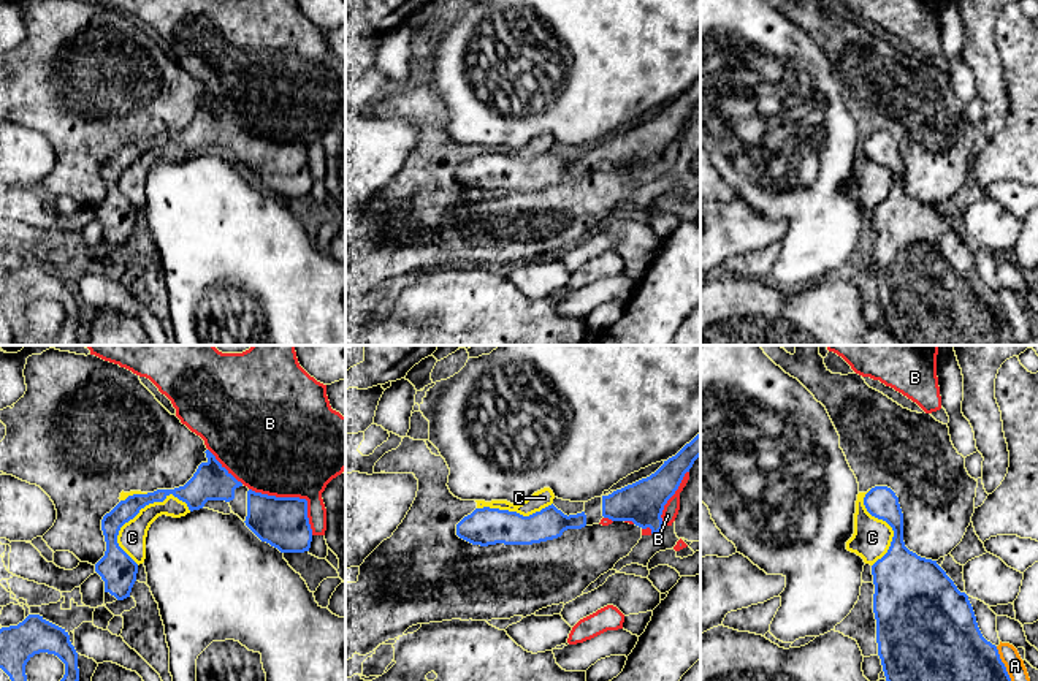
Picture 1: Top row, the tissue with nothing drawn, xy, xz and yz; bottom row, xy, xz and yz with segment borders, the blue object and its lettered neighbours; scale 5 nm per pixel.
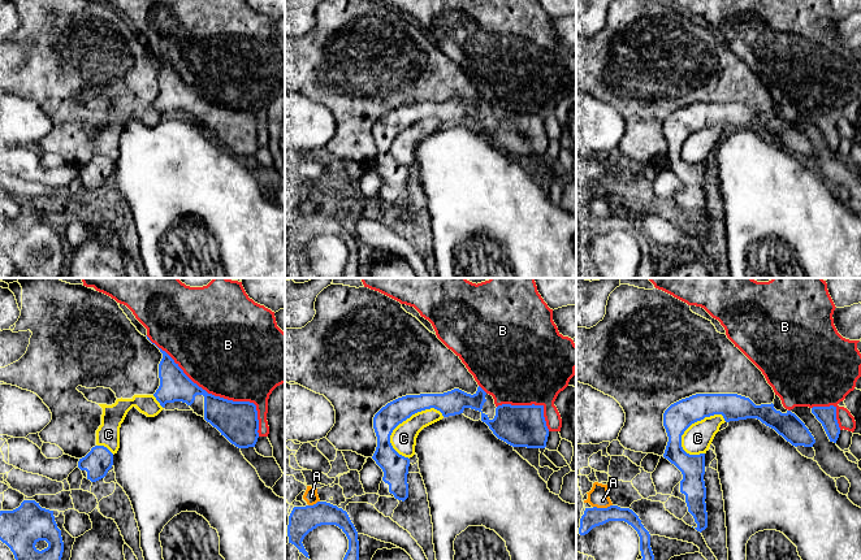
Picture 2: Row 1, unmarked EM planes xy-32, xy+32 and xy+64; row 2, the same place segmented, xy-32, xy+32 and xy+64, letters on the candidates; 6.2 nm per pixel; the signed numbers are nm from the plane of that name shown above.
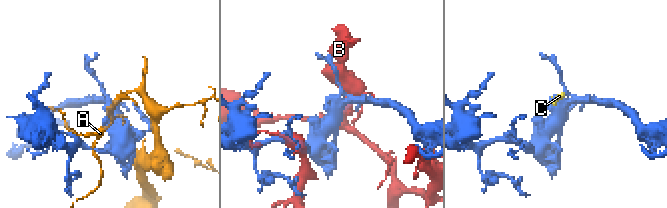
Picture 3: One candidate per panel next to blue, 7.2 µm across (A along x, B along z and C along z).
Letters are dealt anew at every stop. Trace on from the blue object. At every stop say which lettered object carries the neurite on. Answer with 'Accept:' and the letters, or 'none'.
Accept: none

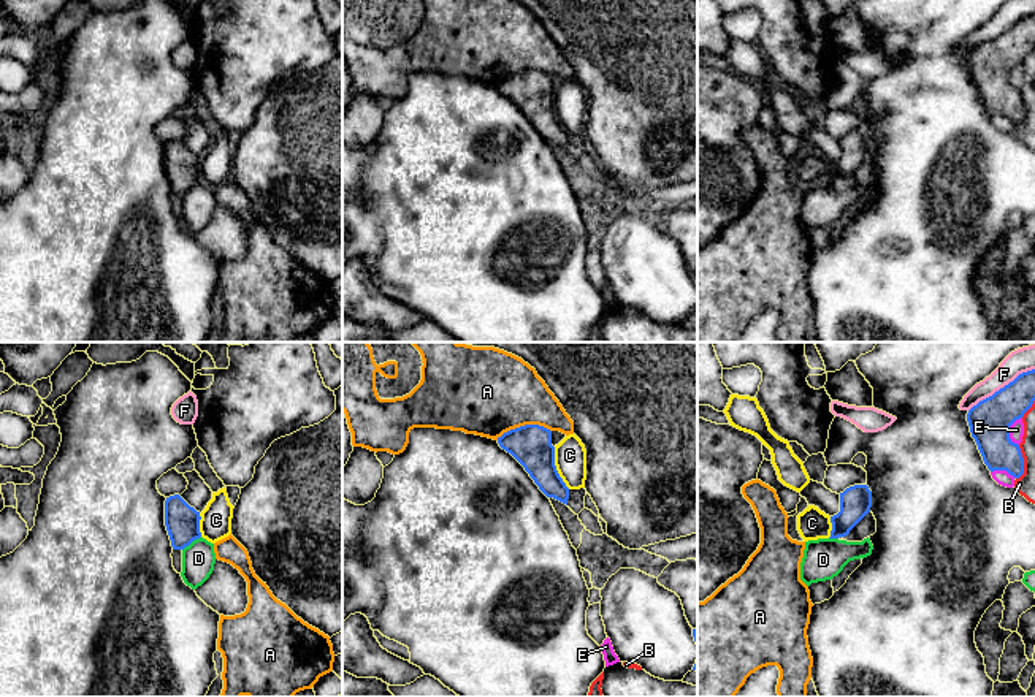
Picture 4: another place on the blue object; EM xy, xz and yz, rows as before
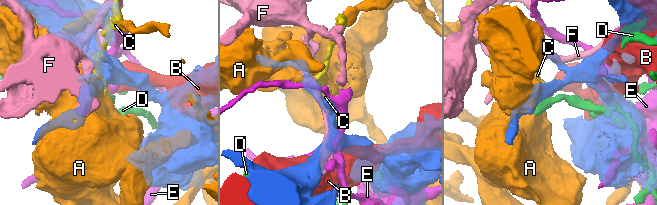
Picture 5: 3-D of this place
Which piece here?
Accept: none

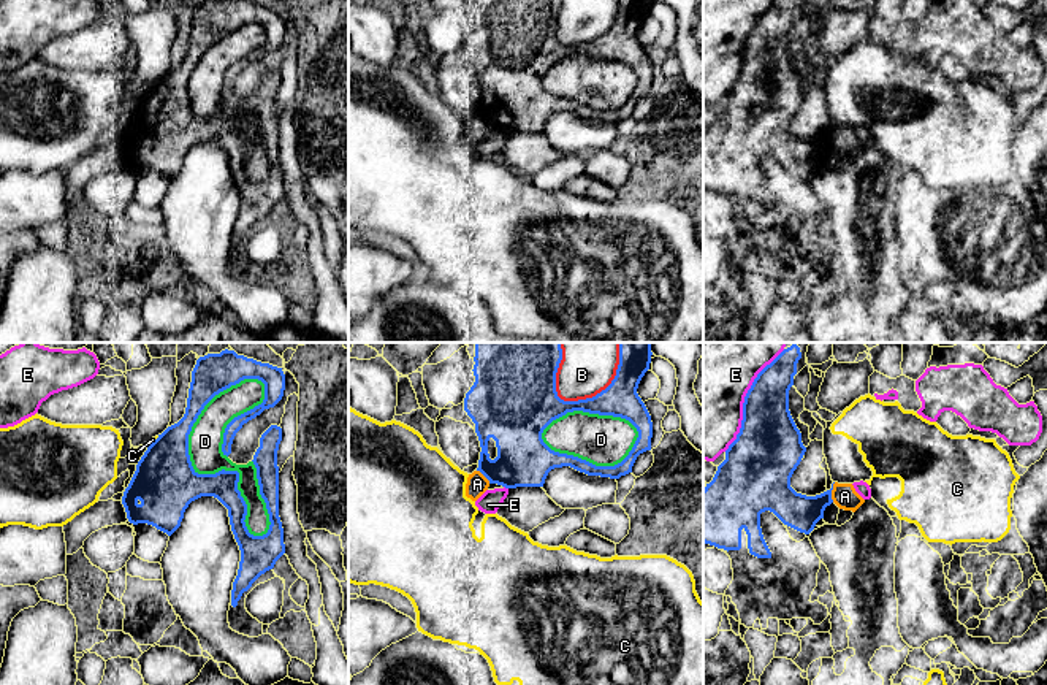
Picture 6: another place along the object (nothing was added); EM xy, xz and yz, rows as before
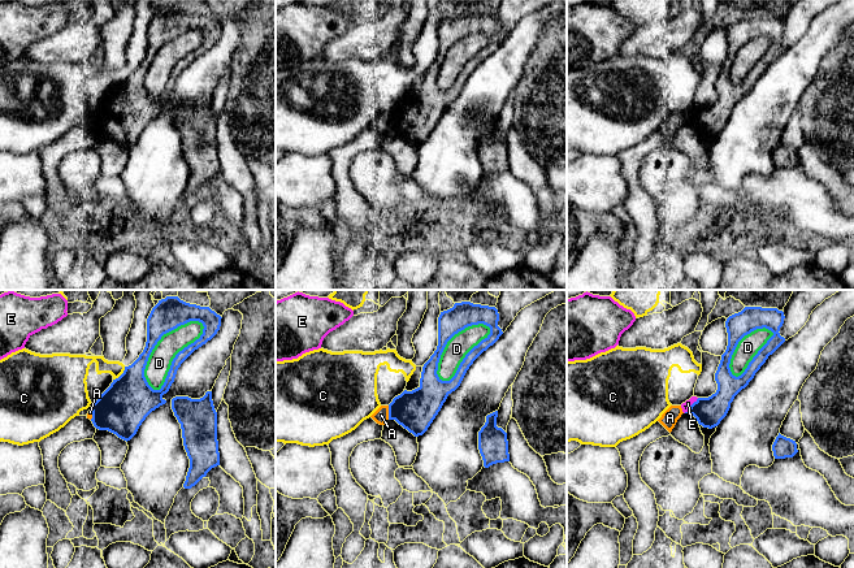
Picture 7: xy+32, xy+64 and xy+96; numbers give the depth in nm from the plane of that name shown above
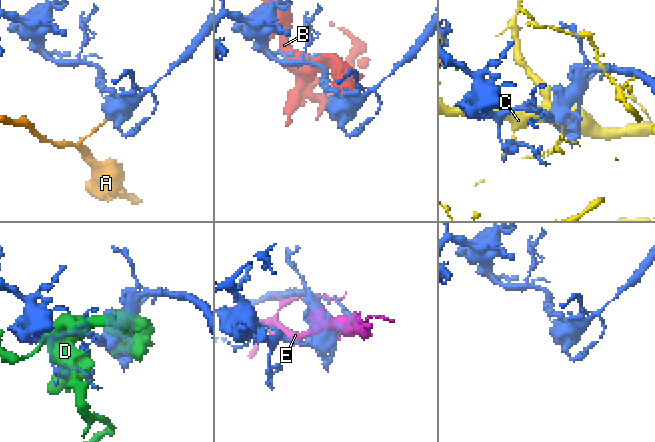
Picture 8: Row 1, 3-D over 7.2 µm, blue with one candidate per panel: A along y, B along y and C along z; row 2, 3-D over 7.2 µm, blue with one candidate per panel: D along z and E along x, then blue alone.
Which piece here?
Accept: none

